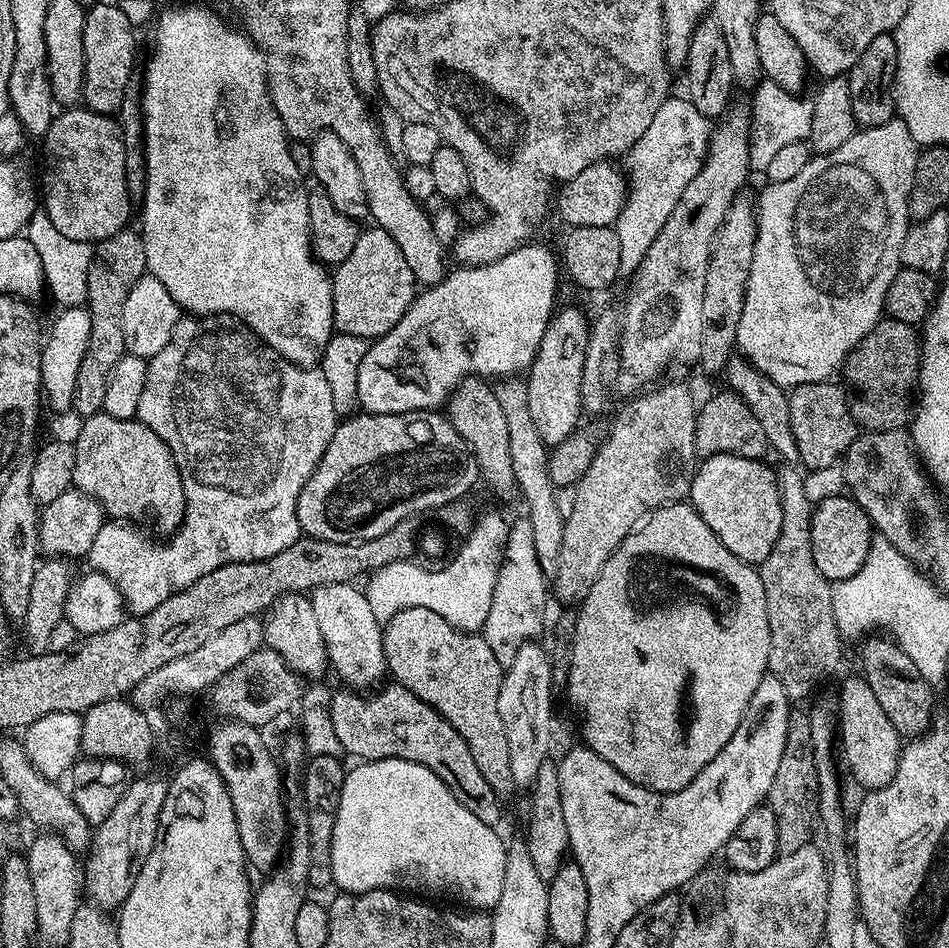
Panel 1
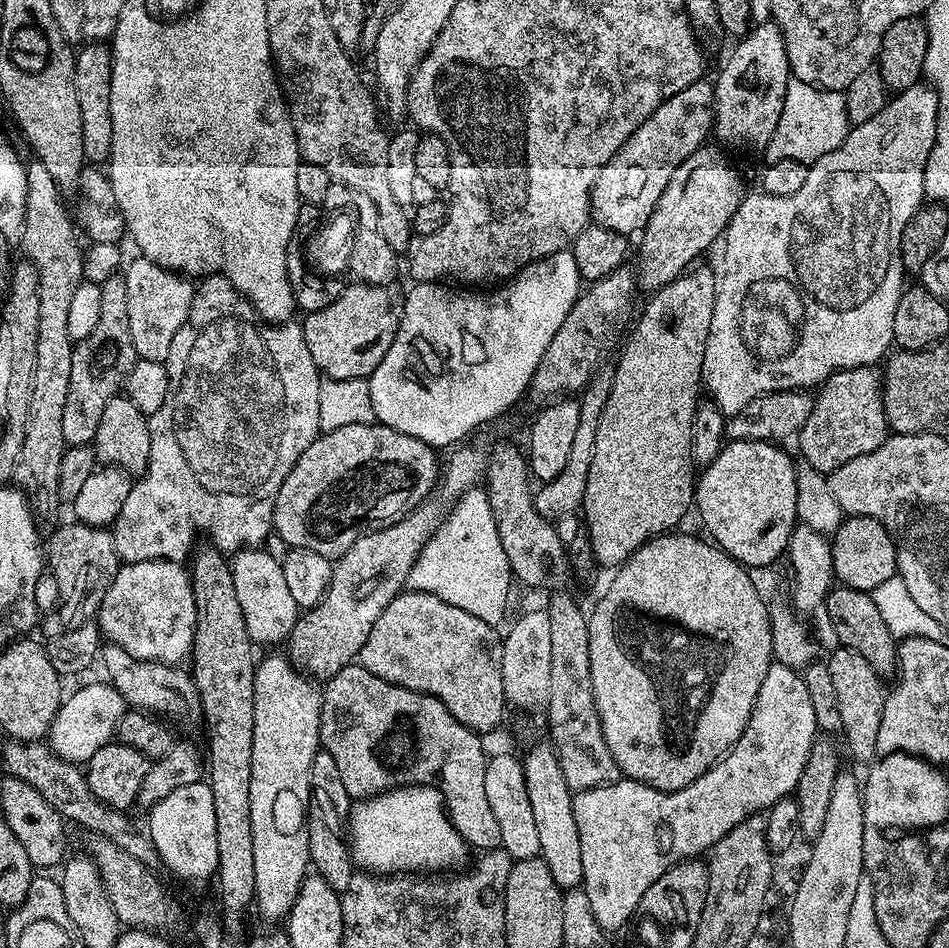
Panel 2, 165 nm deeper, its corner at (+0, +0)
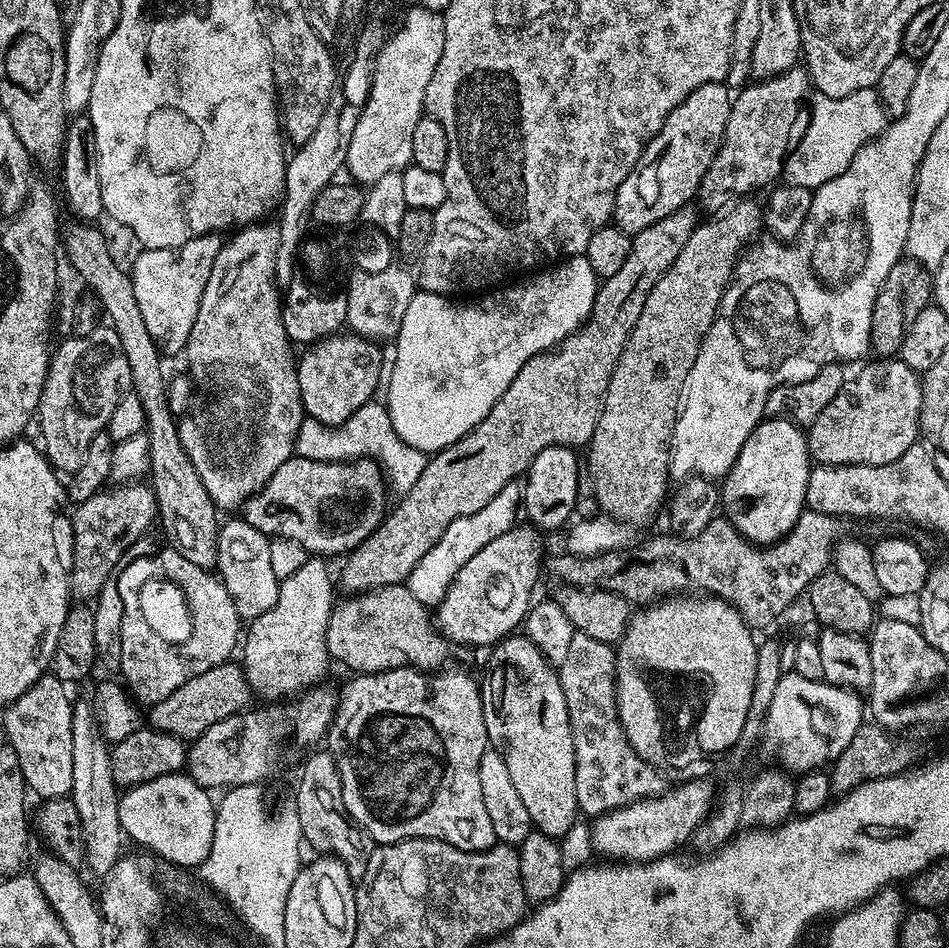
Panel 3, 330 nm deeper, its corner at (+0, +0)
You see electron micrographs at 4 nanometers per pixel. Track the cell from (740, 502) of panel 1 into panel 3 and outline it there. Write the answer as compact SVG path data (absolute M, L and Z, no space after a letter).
M787 418L761 420L746 438L734 466L719 485L723 515L753 544L767 546L781 540L806 510L804 499L809 471L807 435Z

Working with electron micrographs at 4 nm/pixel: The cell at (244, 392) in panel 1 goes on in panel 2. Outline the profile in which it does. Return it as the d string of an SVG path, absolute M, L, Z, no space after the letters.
M219 274L203 277L195 285L192 293L192 305L186 322L182 322L182 330L174 334L174 342L170 342L170 354L166 361L169 386L165 401L153 416L148 417L150 426L150 462L146 470L133 483L130 494L126 494L126 502L118 514L110 531L114 538L114 550L125 564L142 562L143 560L175 560L184 562L189 559L194 545L197 543L196 532L205 532L209 536L211 547L219 548L225 554L235 554L245 548L255 548L263 545L272 527L272 503L286 482L286 474L294 470L294 462L316 441L322 429L318 418L318 390L322 373L316 369L314 358L310 358L310 349L306 346L304 329L299 323L285 322L283 324L262 323L258 313L252 309L252 303Z

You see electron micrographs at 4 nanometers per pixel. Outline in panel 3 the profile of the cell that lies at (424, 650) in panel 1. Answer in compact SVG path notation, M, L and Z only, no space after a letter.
M388 584L371 592L349 595L335 605L326 626L329 657L356 674L389 672L392 668L439 670L449 663L450 642L434 623L429 605L418 602L404 584Z

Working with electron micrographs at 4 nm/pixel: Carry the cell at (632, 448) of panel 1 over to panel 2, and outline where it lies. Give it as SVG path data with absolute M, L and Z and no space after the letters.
M693 266L683 272L676 280L671 280L666 286L662 286L657 292L647 297L648 305L644 313L636 320L624 349L620 352L620 361L614 364L612 373L612 385L610 386L610 398L606 398L606 410L602 410L602 419L598 421L598 438L594 438L594 458L590 461L590 478L586 478L586 494L582 505L582 524L586 534L590 538L590 546L594 550L594 558L597 565L613 564L619 566L628 560L647 540L653 540L656 536L663 536L675 529L676 524L683 518L694 504L694 461L692 456L691 428L694 422L695 410L698 405L696 395L702 392L702 362L706 354L706 338L710 334L710 318L714 318L714 298L718 276L715 271L708 268Z

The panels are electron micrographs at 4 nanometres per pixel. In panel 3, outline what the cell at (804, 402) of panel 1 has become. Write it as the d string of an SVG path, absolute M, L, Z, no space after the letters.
M876 358L873 361L873 364L866 365L853 380L852 377L845 379L842 390L838 390L838 394L834 394L830 406L826 406L826 410L822 410L822 414L818 414L818 418L814 418L814 422L807 425L808 454L816 464L869 464L870 466L882 466L902 458L902 454L906 454L906 450L917 447L918 437L920 436L920 411L922 410L921 377L913 368L906 366L906 362L902 362L898 358Z

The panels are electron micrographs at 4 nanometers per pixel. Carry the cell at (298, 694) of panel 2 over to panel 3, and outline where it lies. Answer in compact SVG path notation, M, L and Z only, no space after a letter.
M310 558L290 578L281 580L278 602L250 621L242 640L242 667L248 687L264 702L284 702L315 688L328 672L330 657L326 646L326 626L334 607L334 576L324 569L325 561Z

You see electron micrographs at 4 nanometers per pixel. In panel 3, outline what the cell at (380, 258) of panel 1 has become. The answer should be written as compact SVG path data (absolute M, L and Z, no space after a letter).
M337 334L328 336L319 341L315 346L309 347L303 357L299 357L296 365L296 377L298 378L298 390L302 398L302 406L305 413L311 419L325 426L341 424L358 410L358 406L369 403L376 392L376 387L381 387L382 372L380 376L380 348L381 345L375 340L368 340L364 336L355 334Z

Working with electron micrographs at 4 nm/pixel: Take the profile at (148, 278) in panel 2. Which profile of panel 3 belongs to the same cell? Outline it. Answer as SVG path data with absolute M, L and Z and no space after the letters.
M207 232L176 248L144 248L130 267L138 310L145 320L146 330L165 357L176 356L179 352L181 355L188 347L190 330L194 330L194 318L198 318L198 306L202 302L202 290L206 290L206 281L210 278L210 270L214 270L214 258L218 258L221 243L217 233Z

